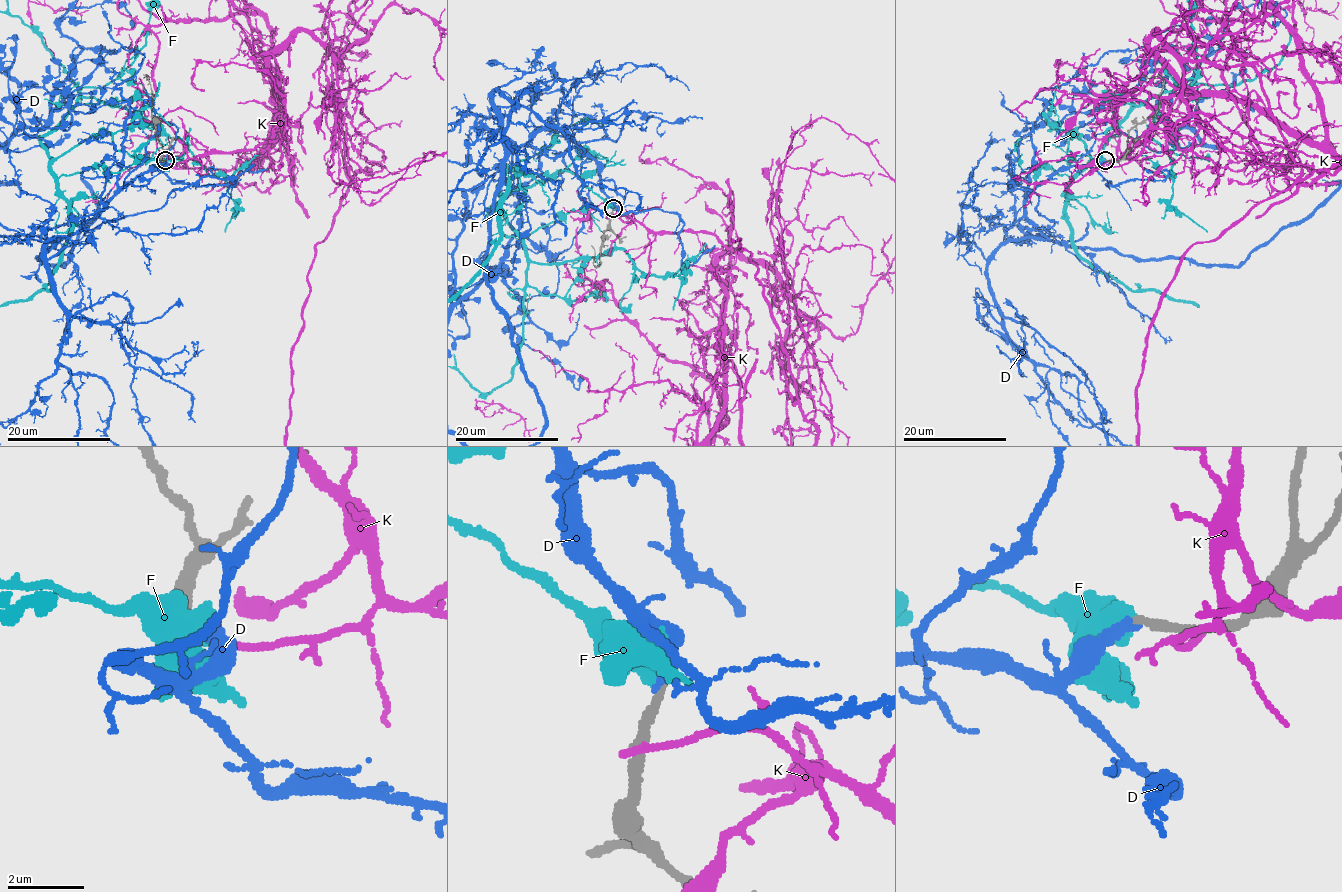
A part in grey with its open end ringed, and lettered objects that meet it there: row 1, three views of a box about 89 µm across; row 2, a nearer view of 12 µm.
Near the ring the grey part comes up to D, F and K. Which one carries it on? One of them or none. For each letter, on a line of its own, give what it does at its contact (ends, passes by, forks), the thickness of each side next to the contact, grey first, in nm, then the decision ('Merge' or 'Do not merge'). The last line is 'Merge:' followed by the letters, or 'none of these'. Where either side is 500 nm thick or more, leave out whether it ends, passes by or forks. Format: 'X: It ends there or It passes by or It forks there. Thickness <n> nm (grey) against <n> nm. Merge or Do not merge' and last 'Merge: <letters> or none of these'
D: It ends there. Thickness 240 nm (grey) against 260 nm. Merge
F: Thickness 240 nm (grey) against 650 nm. Do not merge
K: It ends there. Thickness 240 nm (grey) against 240 nm. Do not merge
Merge: D

